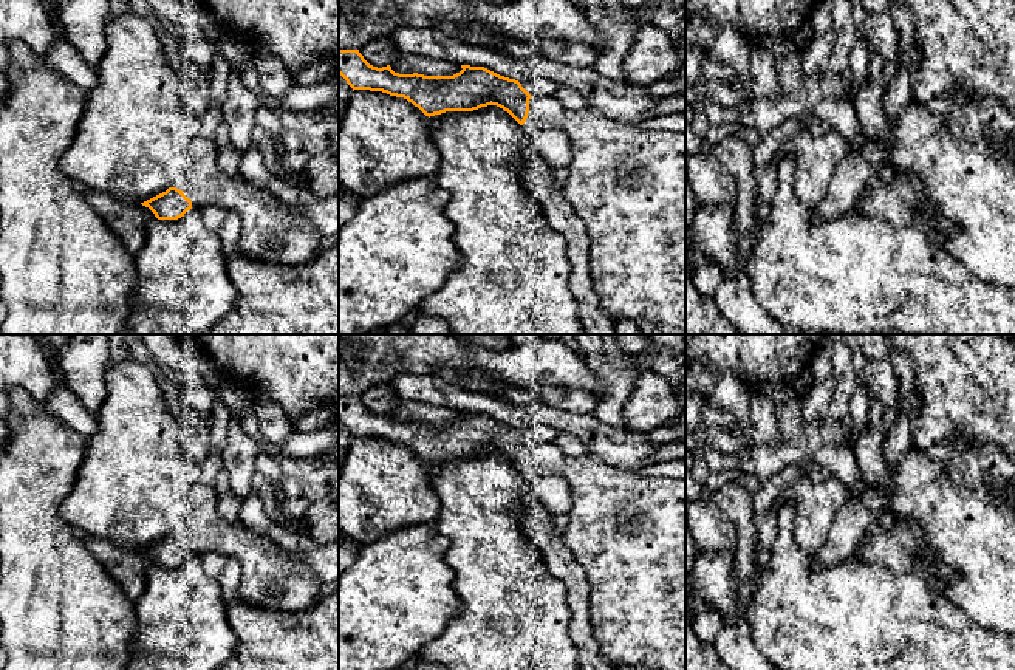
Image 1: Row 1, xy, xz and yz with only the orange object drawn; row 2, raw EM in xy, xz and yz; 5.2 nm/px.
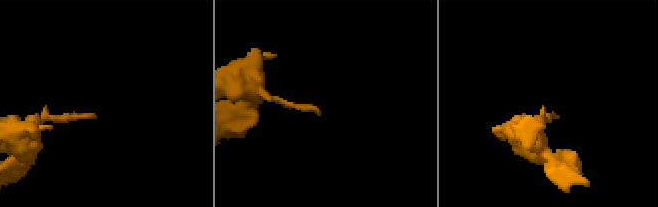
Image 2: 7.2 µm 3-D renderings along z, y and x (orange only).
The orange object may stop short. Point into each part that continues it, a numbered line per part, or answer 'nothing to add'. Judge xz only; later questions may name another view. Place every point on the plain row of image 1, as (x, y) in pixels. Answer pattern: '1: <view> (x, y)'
1: xz (627, 531)

